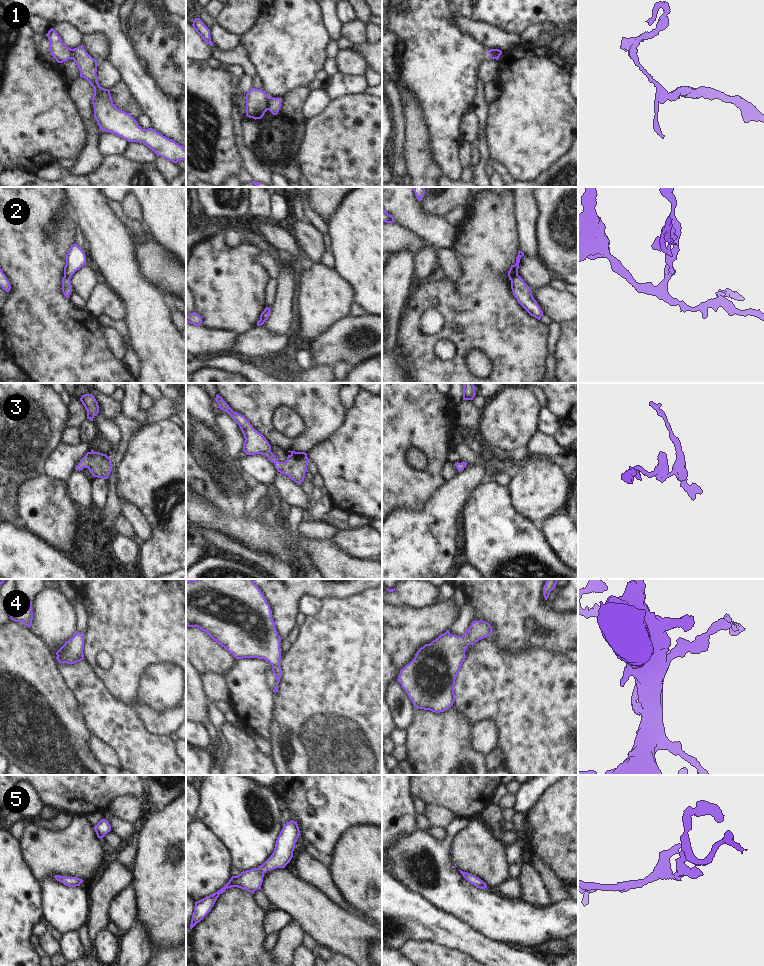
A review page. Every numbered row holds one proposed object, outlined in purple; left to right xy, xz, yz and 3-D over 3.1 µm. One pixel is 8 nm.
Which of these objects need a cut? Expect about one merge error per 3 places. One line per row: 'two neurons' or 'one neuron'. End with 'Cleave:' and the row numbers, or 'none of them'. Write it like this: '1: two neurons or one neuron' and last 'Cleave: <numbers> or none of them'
1: two neurons
2: two neurons
3: one neuron
4: one neuron
5: one neuron
Cleave: 1, 2

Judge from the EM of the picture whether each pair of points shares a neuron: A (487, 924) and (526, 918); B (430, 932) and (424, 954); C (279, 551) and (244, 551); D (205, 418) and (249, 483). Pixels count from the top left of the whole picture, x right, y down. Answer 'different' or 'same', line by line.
A: same
B: different
C: different
D: different

